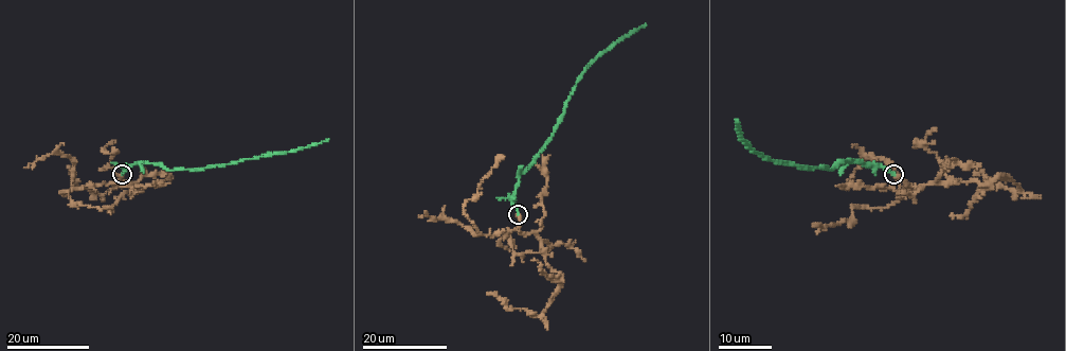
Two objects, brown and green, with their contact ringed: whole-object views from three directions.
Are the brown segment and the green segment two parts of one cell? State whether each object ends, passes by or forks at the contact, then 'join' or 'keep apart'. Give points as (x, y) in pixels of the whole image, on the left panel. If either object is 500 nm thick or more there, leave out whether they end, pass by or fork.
brown ends; green ends; join

